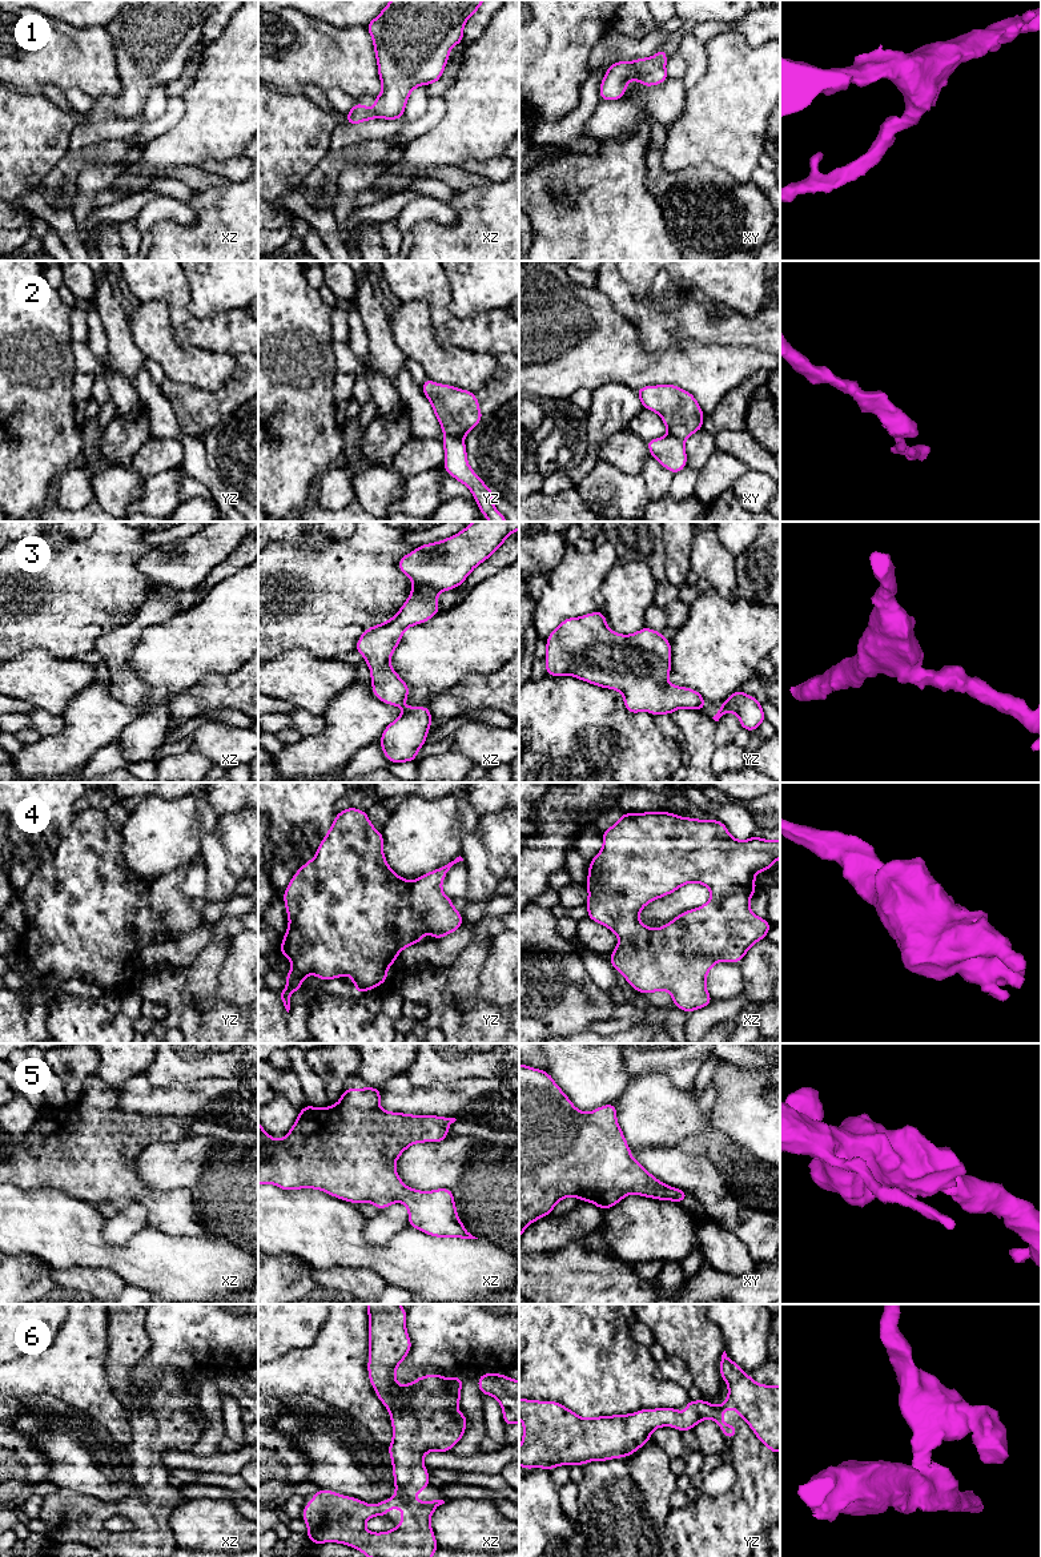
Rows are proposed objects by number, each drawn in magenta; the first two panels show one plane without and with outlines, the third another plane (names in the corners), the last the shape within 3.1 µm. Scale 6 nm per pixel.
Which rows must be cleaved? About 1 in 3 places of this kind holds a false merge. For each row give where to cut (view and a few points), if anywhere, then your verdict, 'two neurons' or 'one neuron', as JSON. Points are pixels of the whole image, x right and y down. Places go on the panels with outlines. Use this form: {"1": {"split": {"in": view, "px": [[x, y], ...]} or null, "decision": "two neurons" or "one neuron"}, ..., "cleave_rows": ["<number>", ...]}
{"1": {"split": null, "decision": "one neuron"}, "2": {"split": {"in": "yz", "px": [[445, 433], [462, 438]]}, "decision": "two neurons"}, "3": {"split": null, "decision": "one neuron"}, "4": {"split": null, "decision": "one neuron"}, "5": {"split": null, "decision": "one neuron"}, "6": {"split": null, "decision": "one neuron"}, "cleave_rows": ["2"]}

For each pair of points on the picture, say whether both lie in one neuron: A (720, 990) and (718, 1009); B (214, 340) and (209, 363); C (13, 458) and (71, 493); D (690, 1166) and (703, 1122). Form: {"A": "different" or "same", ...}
{"A": "different", "B": "different", "C": "different", "D": "different"}

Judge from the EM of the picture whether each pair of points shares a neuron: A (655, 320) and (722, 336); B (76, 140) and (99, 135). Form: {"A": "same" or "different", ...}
{"A": "same", "B": "same"}

